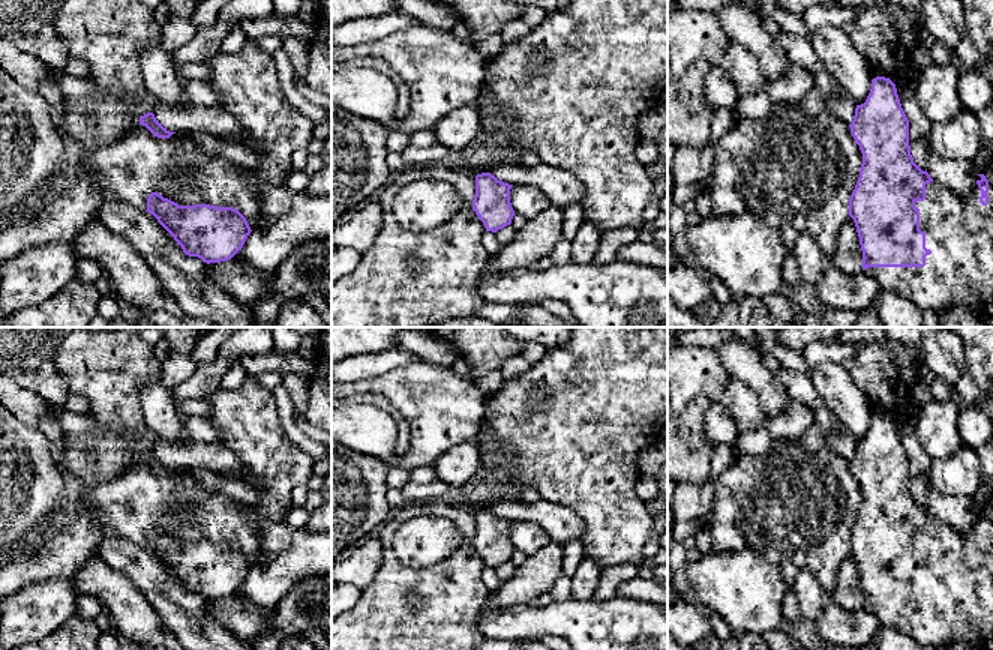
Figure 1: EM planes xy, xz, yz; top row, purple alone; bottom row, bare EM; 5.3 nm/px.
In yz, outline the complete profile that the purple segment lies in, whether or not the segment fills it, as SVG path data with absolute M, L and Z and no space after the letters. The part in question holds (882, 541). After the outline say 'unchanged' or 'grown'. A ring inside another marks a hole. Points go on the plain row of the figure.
M885 413L872 416L870 429L864 440L856 441L849 464L862 489L860 513L849 534L849 552L860 573L864 609L873 614L880 626L898 629L920 645L942 648L968 642L976 650L993 650L993 498L984 510L976 512L972 530L964 537L939 522L914 498L909 456L896 420Z; grown

